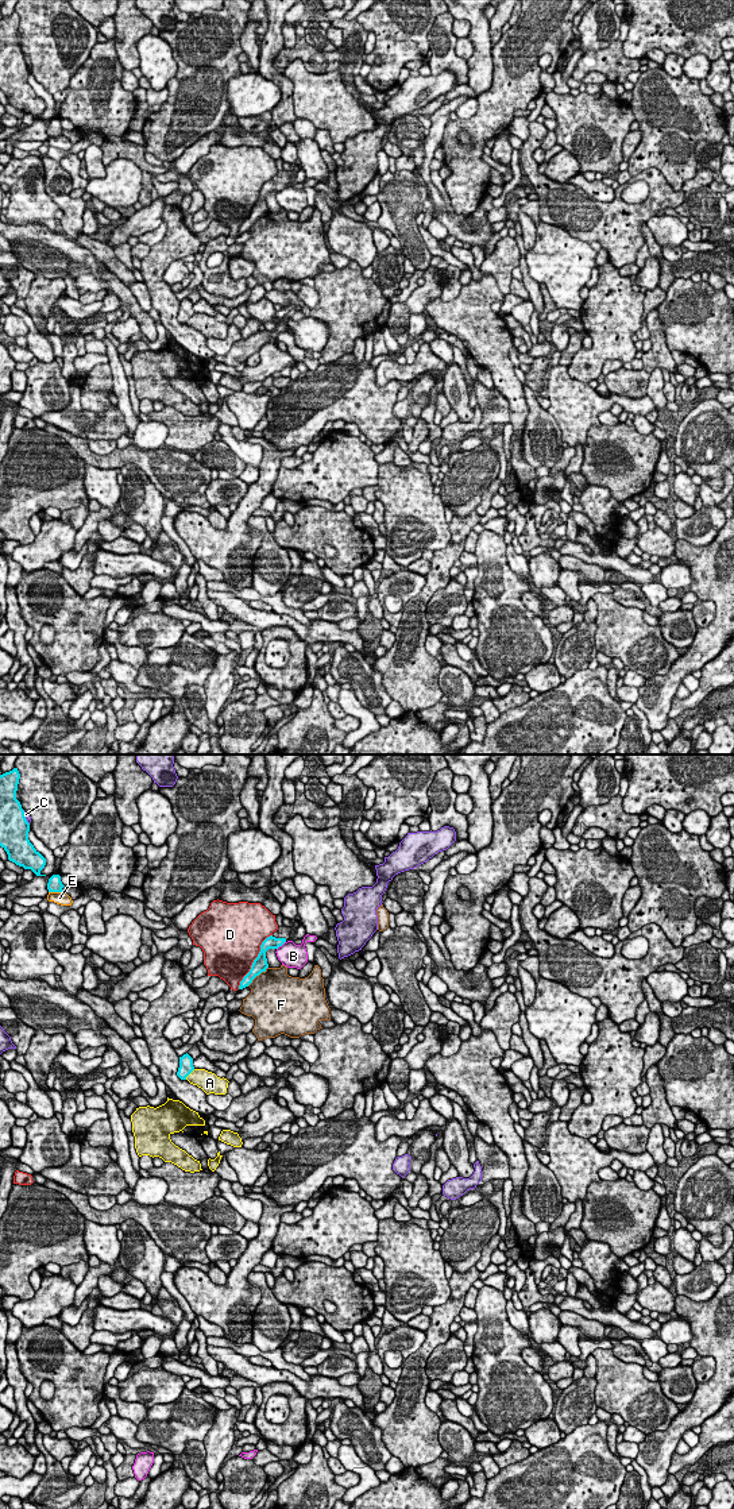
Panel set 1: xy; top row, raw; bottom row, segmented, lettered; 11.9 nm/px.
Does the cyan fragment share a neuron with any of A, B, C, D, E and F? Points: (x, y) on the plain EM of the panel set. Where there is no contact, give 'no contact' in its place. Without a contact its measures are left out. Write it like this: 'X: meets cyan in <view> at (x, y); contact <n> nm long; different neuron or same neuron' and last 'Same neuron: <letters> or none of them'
A: meets cyan in xy at (189, 317); contact 170 nm long; different neuron
B: meets cyan in xy at (281, 189); contact 150 nm long; different neuron
C: meets cyan in xy at (24, 62); contact 170 nm long; different neuron
D: meets cyan in xy at (254, 205); contact 750 nm long; different neuron
E: meets cyan in xy at (55, 135); contact 180 nm long; different neuron
F: meets cyan in xy at (257, 219); contact 340 nm long; different neuron
Same neuron: none of them

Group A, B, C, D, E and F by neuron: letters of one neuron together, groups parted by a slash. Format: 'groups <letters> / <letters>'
groups A / B / C / D / E / F

